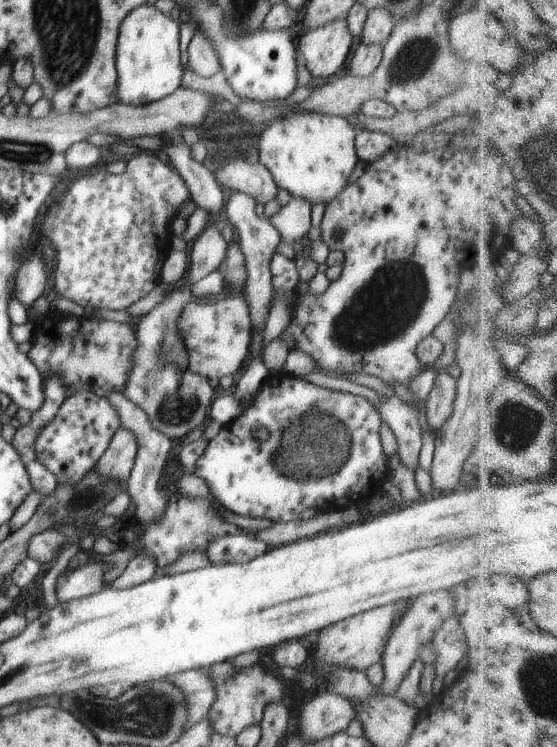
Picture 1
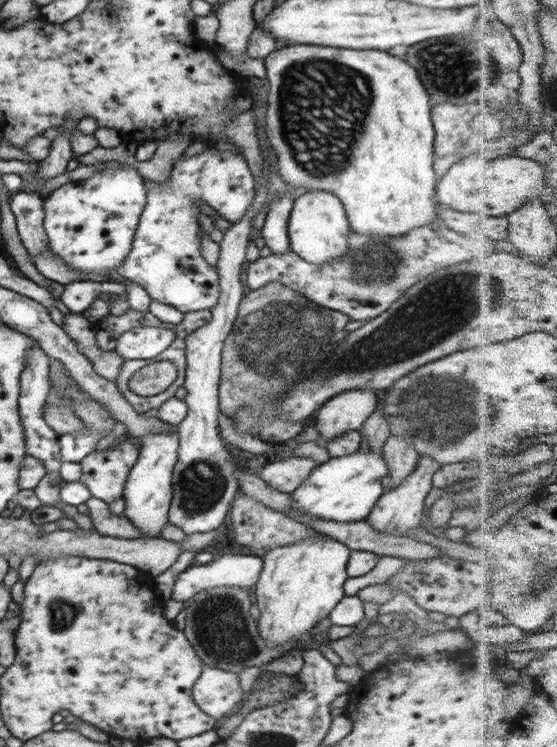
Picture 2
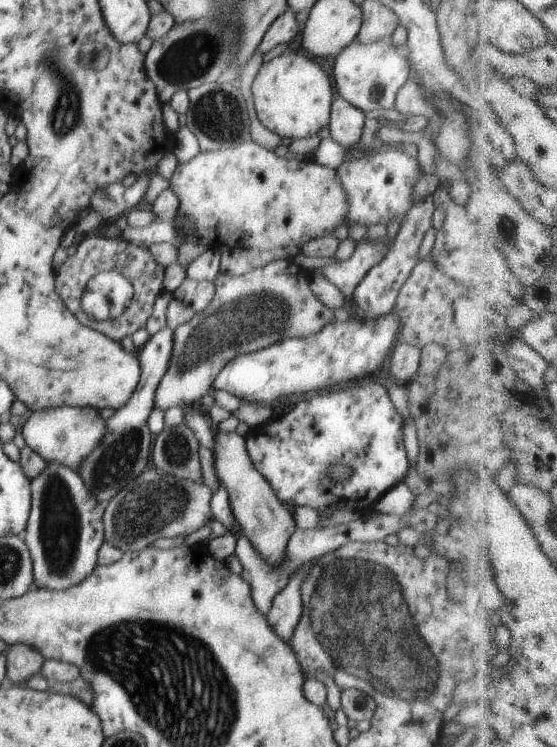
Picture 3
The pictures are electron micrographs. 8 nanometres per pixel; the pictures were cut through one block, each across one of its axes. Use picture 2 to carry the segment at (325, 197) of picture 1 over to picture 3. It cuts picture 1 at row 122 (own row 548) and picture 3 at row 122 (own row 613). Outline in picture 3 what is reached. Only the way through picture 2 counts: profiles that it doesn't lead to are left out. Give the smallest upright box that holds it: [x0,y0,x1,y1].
[251,50,332,140]

